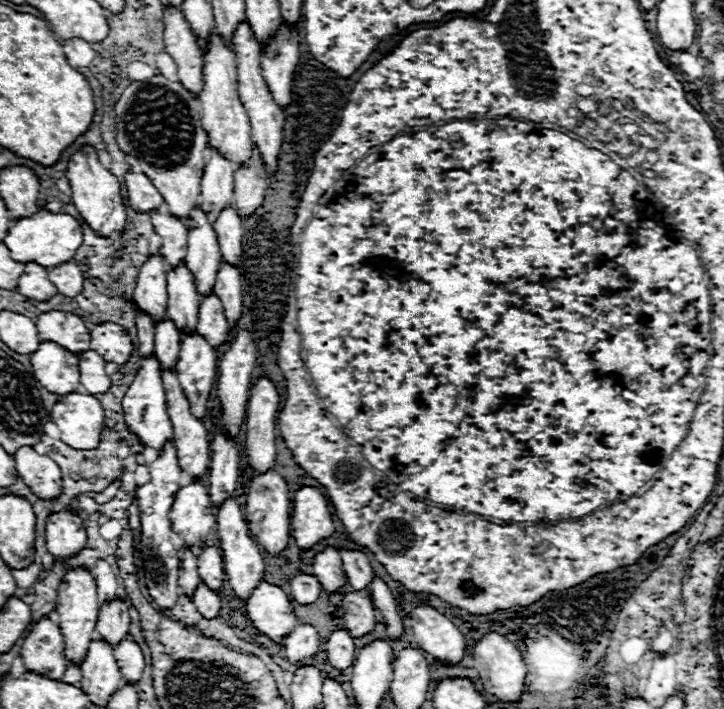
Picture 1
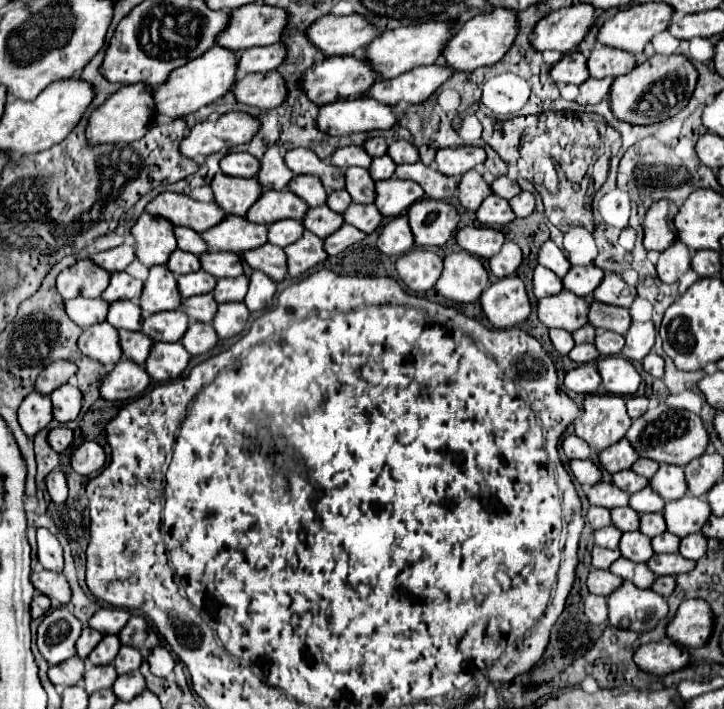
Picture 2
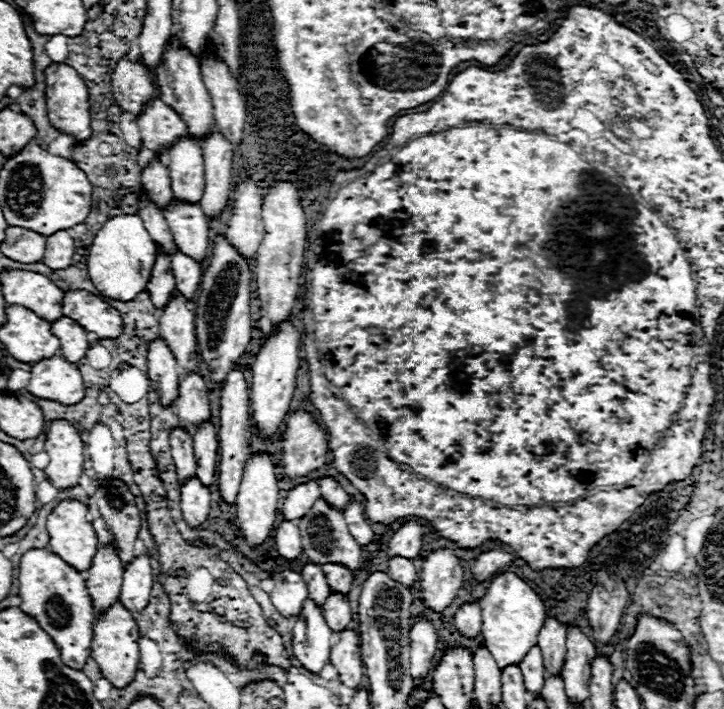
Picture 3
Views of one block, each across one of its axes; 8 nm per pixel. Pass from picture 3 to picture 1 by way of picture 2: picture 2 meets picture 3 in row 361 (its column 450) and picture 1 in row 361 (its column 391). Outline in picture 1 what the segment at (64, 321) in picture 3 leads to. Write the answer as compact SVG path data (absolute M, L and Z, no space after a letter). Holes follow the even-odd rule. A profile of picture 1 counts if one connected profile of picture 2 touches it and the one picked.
M88 350L78 356L78 366L80 366L80 386L88 394L104 394L104 390L110 388L110 376L106 374L104 358Z

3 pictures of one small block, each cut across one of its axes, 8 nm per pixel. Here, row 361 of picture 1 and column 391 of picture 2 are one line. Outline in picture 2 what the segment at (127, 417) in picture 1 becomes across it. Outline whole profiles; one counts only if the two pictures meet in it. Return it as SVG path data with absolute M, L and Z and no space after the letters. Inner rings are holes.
M396 140L390 144L388 148L388 156L396 162L396 164L414 164L420 160L420 154L418 154L418 148L412 146L410 142L406 140Z

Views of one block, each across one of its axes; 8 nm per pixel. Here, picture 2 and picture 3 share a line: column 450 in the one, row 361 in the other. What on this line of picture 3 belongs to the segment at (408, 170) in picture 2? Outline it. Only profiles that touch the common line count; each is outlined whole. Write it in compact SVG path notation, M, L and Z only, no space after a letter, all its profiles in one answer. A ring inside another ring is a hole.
M174 292L166 308L160 312L160 336L168 342L168 348L172 350L184 372L196 370L198 342L194 310L192 304L180 292Z

